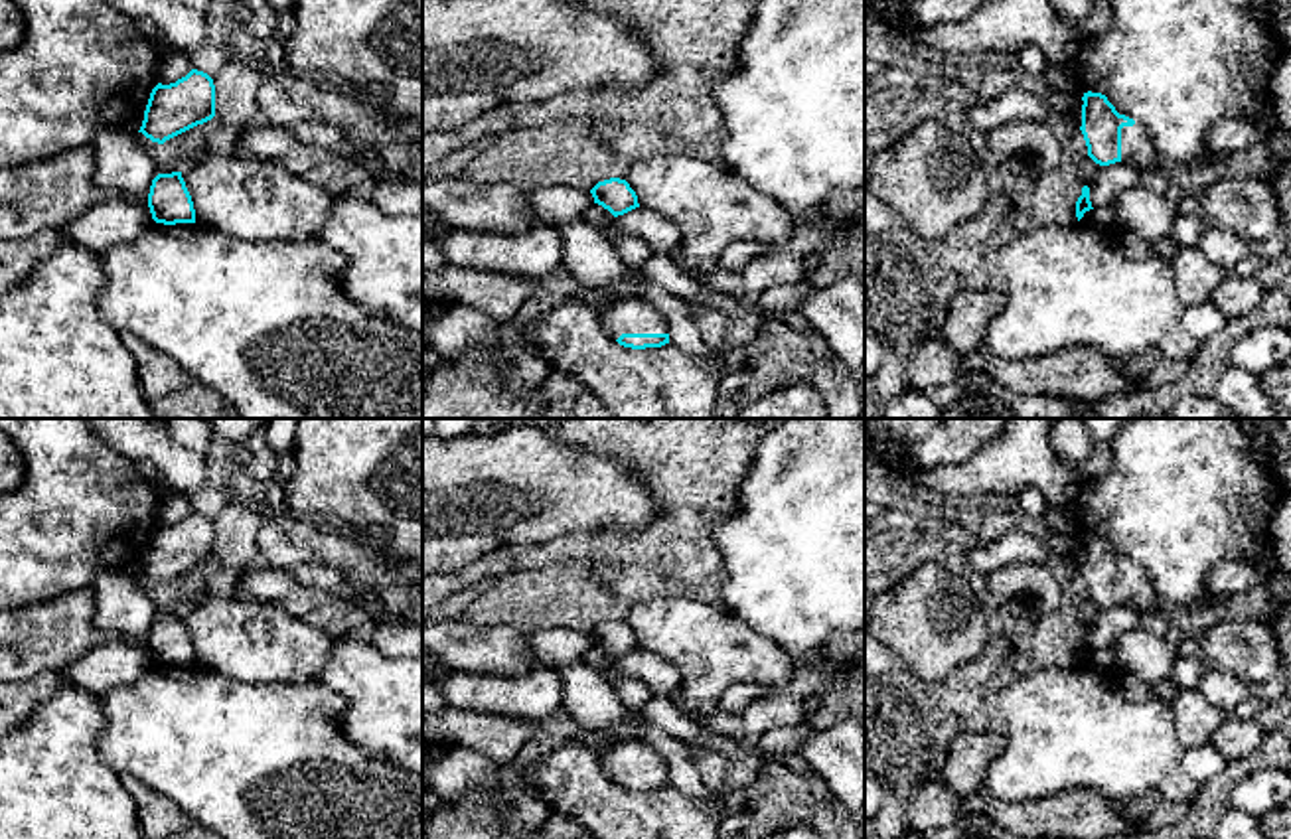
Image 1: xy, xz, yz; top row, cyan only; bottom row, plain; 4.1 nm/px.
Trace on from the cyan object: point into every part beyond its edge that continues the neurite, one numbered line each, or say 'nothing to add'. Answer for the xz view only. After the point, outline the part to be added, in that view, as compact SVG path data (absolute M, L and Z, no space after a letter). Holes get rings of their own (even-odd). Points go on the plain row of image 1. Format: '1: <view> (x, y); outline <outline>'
1: xz (634, 757); outline M642 738L616 742L600 764L614 782L622 776L669 776L667 760Z

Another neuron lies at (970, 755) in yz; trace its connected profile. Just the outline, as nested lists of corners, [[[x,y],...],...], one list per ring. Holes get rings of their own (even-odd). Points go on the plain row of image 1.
[[[1003,730],[961,732],[946,750],[942,782],[957,796],[977,796],[985,788],[987,768],[1003,754]]]

